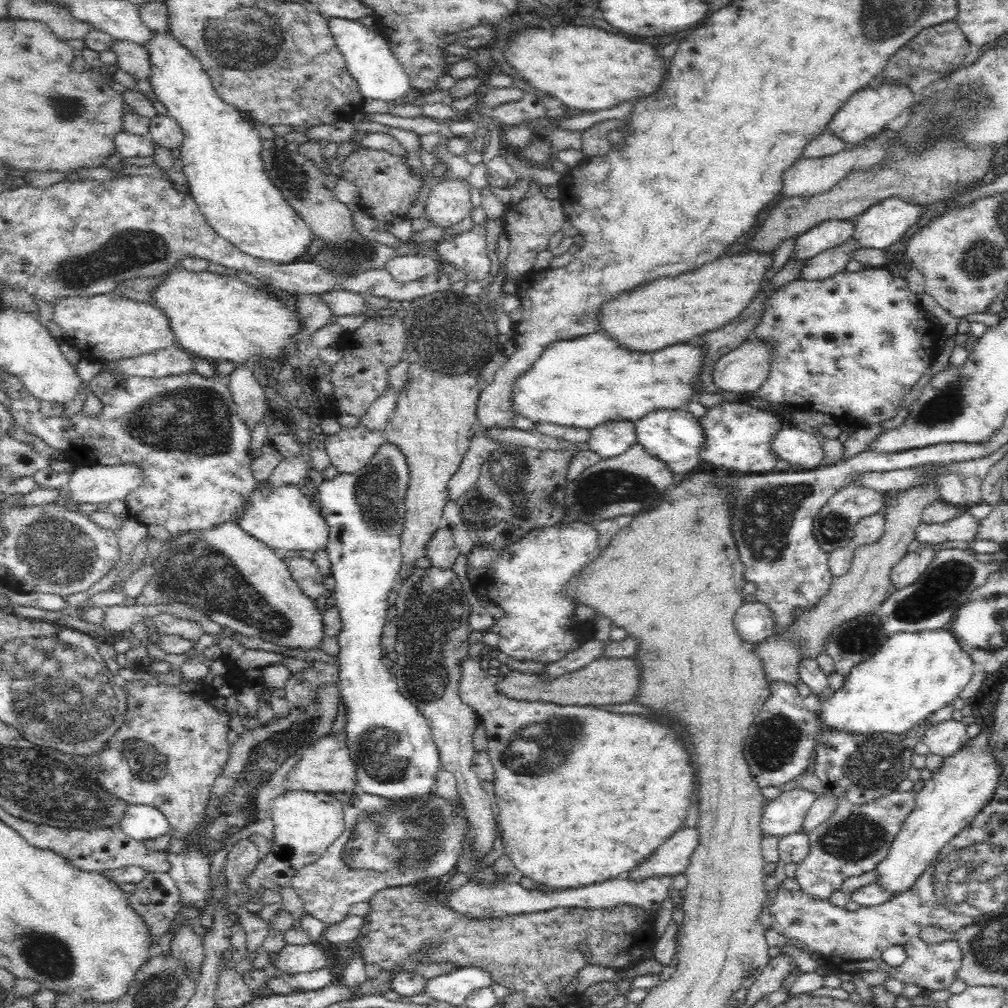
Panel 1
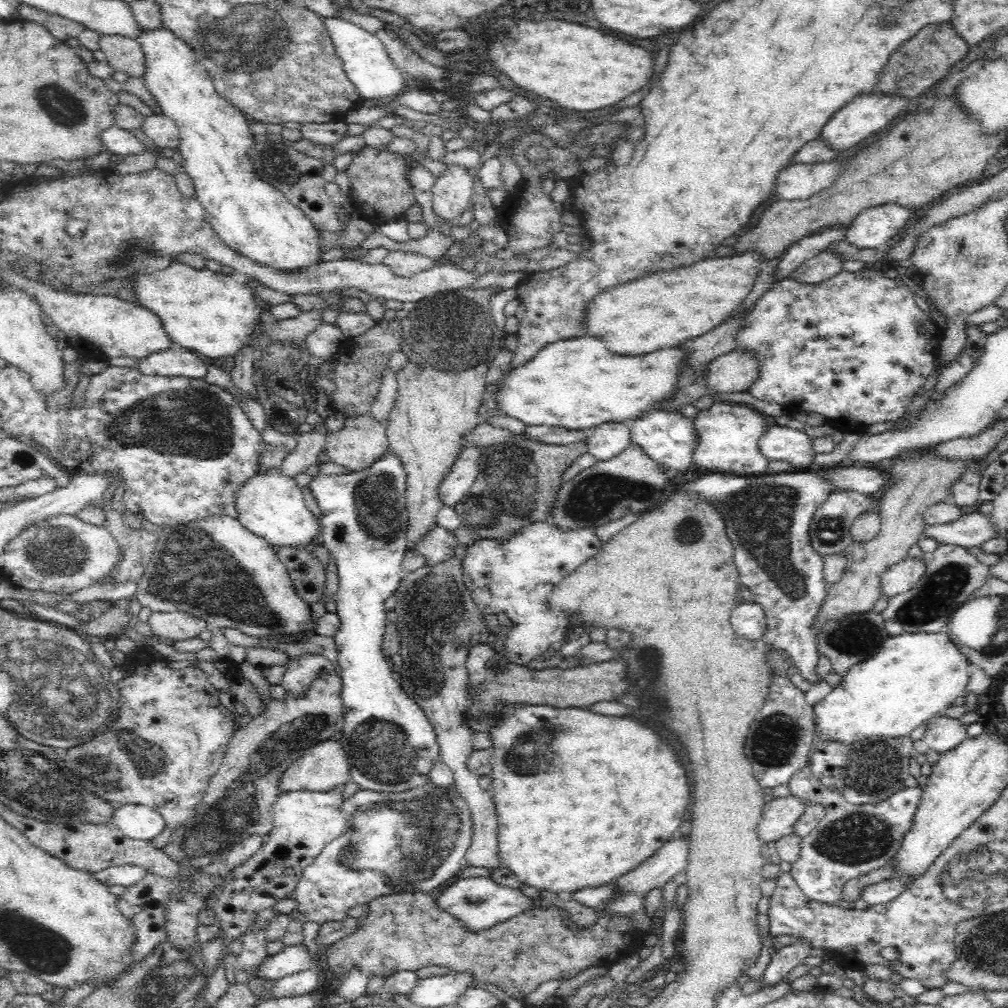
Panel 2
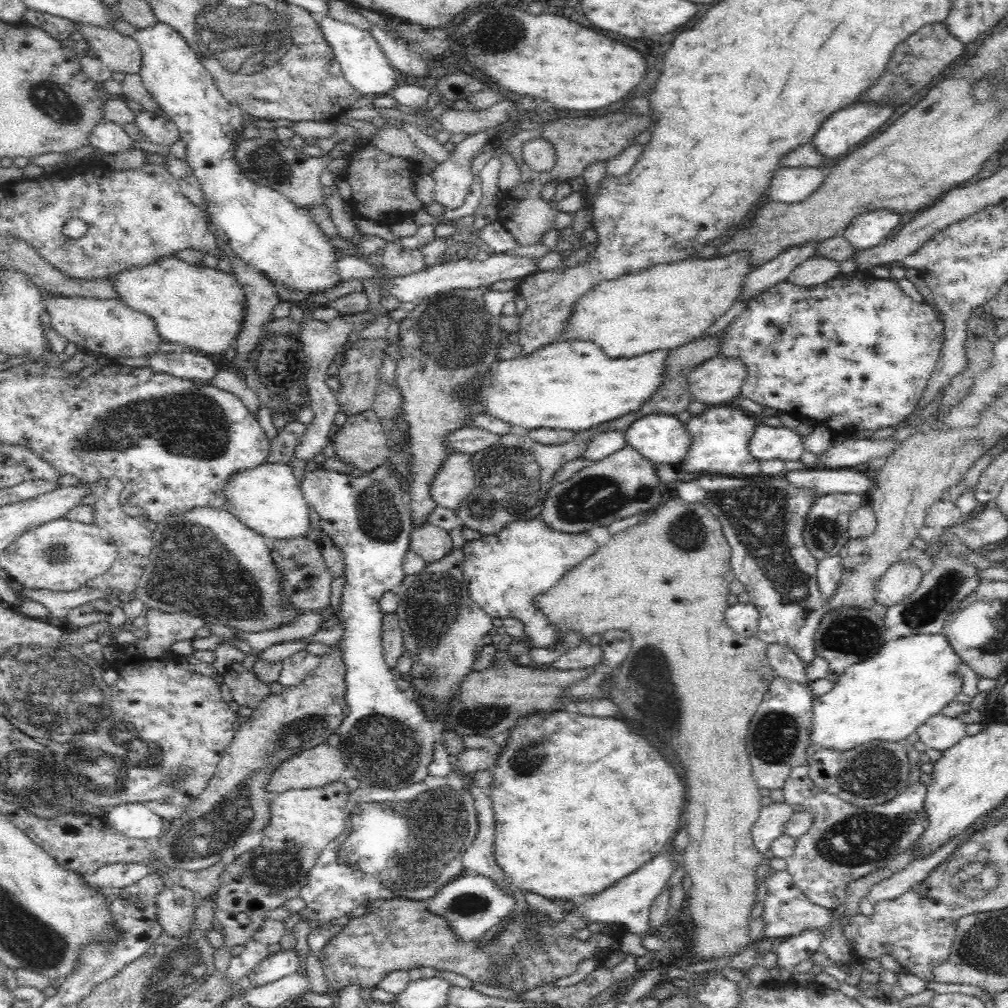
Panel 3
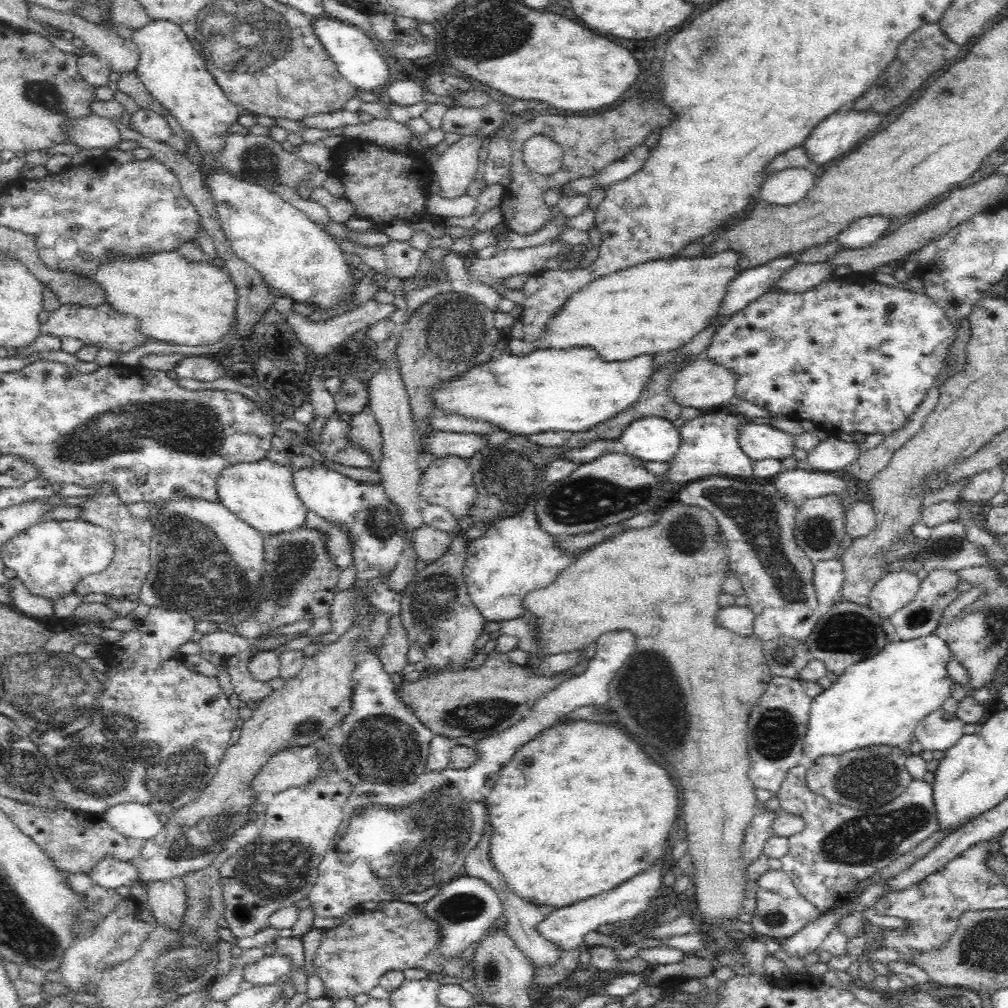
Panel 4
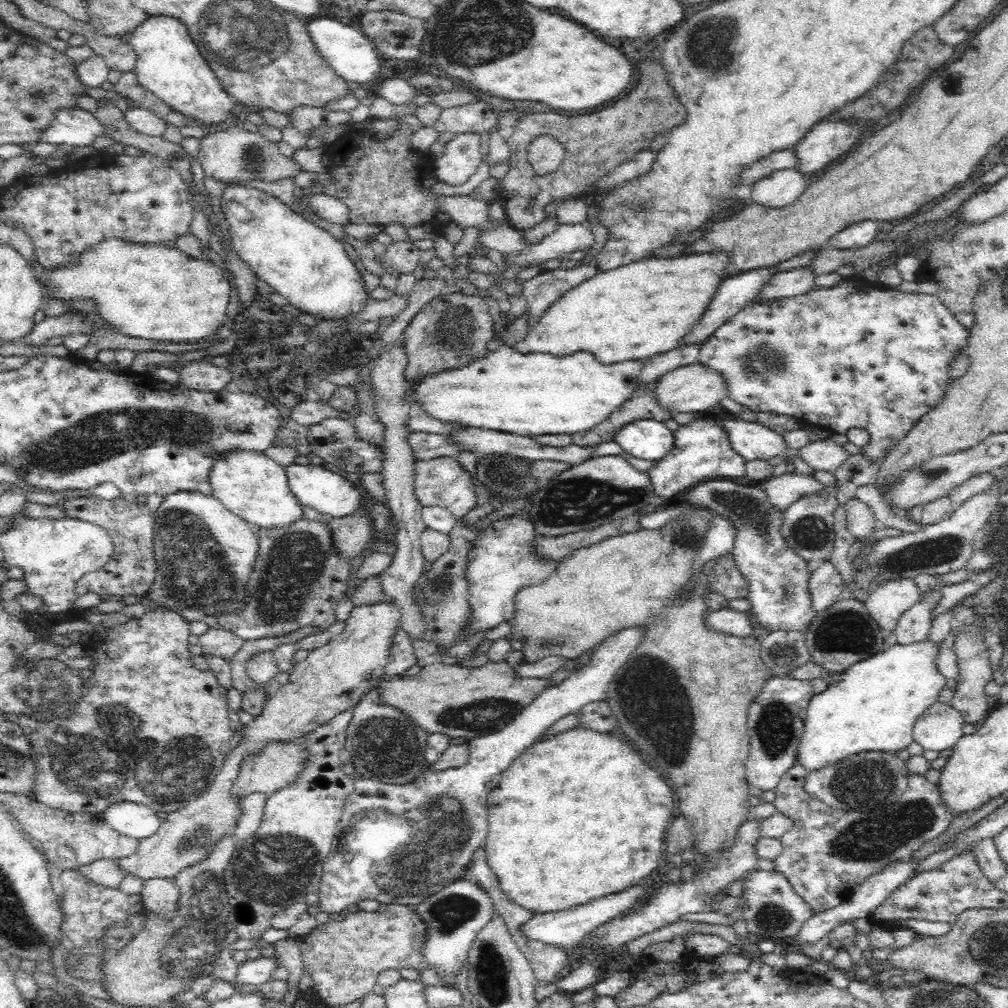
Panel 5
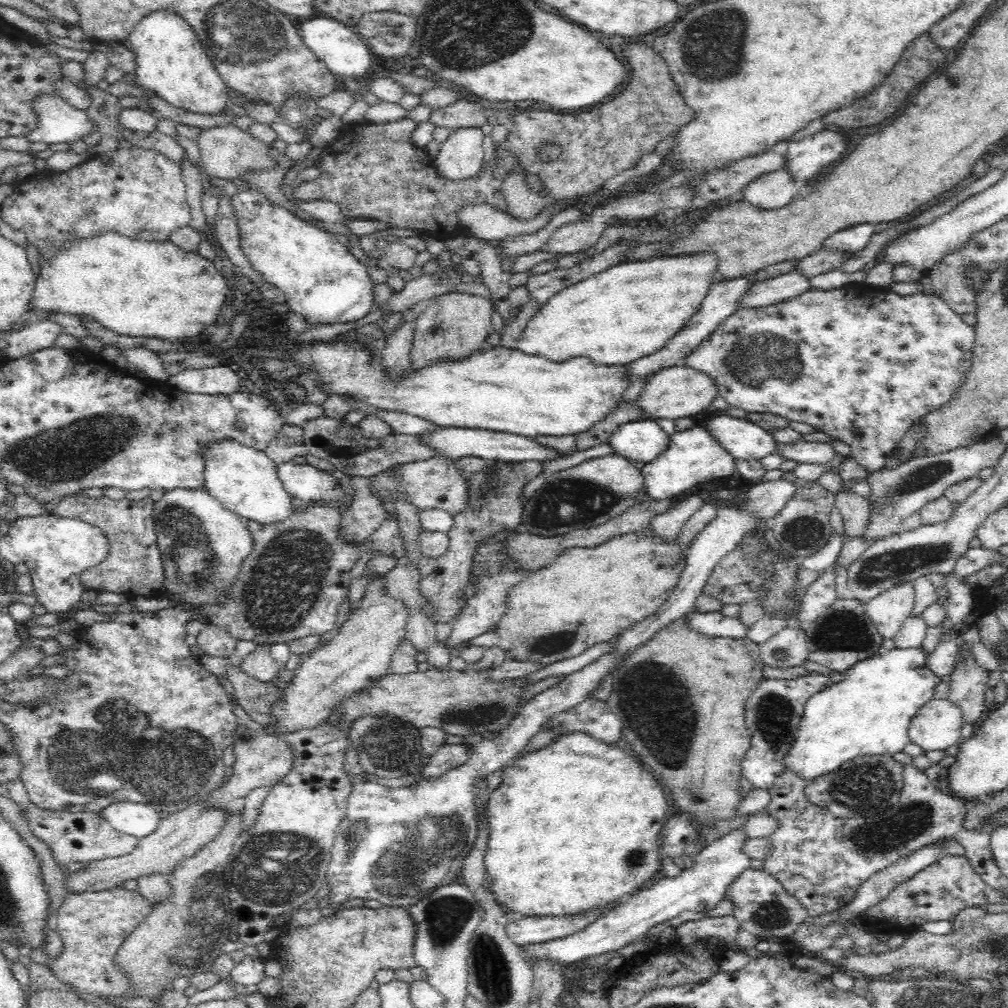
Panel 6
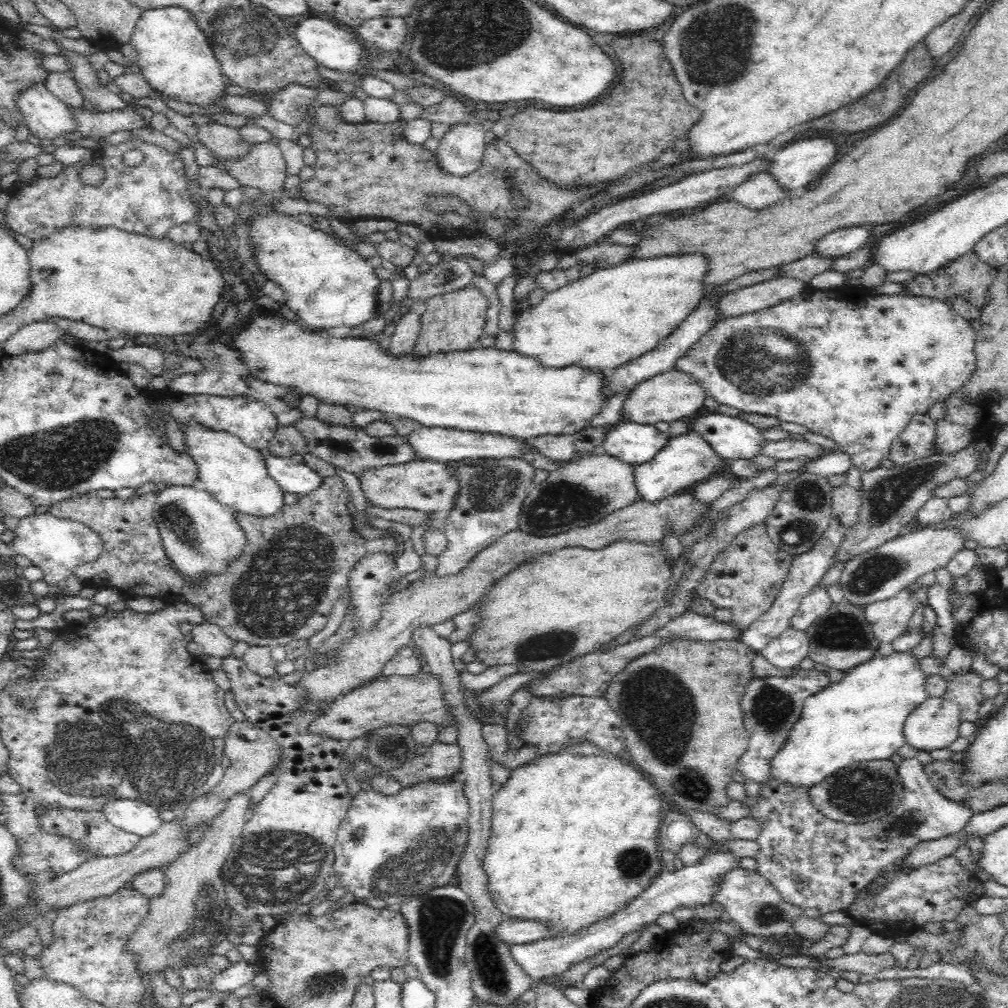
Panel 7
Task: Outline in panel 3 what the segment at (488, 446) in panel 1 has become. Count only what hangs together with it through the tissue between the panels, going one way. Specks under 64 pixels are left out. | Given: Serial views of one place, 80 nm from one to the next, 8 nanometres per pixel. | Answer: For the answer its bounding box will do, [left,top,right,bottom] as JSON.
[428,452,474,511]

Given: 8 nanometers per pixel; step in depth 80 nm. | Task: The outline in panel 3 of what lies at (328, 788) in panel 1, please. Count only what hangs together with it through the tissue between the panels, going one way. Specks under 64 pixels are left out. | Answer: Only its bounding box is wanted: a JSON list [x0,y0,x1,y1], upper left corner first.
[265,743,344,793]

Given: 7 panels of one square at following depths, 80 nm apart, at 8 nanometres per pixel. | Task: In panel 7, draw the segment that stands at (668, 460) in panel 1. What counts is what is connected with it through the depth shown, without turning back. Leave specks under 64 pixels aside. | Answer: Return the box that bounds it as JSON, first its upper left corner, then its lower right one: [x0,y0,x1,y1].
[602,422,668,467]

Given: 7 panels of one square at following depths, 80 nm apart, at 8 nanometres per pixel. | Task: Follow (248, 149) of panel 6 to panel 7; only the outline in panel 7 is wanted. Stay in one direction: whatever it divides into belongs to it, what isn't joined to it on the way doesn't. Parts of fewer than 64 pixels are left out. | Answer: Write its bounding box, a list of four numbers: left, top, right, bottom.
[197,123,252,159]

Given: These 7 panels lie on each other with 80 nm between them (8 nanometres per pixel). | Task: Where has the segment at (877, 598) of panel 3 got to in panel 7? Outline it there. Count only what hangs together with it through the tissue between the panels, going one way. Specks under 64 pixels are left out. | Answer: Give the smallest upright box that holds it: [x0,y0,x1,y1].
[864,589,918,644]

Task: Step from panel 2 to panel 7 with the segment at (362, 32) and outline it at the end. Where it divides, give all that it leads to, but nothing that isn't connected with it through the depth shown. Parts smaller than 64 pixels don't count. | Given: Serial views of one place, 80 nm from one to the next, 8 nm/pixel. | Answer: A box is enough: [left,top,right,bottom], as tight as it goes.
[294,17,363,75]

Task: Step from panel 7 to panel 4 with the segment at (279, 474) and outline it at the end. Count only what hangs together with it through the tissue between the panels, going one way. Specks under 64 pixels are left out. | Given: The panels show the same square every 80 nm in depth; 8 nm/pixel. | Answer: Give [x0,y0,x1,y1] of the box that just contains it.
[291,463,403,589]

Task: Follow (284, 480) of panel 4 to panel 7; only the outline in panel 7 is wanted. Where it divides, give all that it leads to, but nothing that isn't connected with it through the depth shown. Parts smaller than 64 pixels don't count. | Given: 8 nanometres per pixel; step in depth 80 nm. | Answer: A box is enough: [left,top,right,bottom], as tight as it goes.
[178,421,284,516]

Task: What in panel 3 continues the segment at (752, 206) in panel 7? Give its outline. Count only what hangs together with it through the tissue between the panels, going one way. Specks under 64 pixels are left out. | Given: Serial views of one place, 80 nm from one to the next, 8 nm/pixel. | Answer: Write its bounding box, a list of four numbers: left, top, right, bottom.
[766,168,826,204]

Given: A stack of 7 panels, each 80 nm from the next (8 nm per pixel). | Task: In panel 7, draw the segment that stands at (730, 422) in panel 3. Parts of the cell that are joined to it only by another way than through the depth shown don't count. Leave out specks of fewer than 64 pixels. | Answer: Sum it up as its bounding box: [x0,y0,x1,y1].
[634,432,728,503]

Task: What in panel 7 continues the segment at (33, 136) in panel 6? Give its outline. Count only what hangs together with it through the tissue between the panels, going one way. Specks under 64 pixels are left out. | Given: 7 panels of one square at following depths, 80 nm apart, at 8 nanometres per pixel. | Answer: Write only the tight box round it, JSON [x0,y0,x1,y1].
[16,83,75,140]

